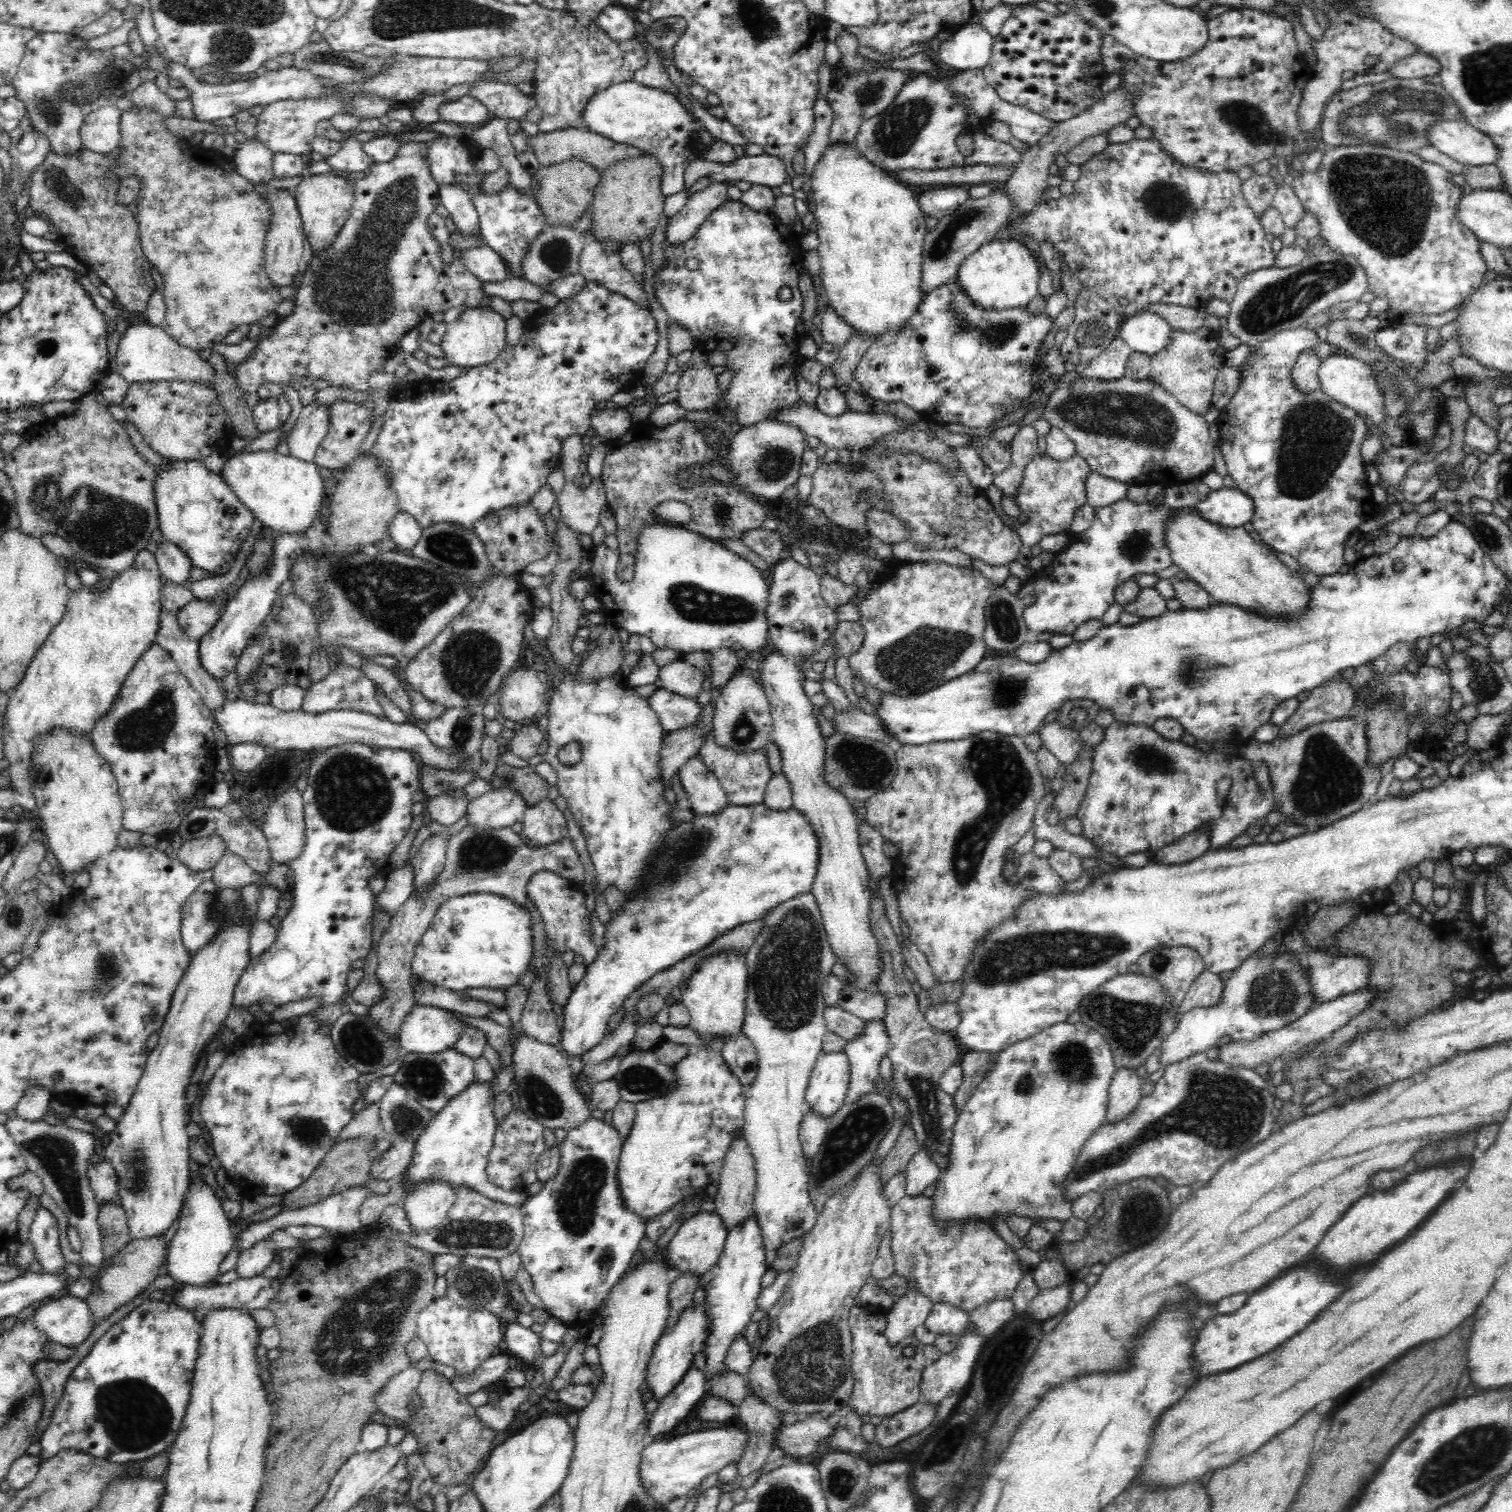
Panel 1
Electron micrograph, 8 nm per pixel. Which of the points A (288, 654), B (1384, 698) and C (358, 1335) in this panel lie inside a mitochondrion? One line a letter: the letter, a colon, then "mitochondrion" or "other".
A: mitochondrion
B: other
C: mitochondrion

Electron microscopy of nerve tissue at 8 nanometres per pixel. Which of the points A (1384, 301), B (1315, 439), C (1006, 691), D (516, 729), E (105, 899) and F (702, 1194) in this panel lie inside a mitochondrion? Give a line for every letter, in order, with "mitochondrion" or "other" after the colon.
A: other
B: mitochondrion
C: mitochondrion
D: other
E: other
F: other

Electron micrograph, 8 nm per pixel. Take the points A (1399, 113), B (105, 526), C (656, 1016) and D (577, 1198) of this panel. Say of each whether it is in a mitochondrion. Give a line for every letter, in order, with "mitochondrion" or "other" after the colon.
A: mitochondrion
B: mitochondrion
C: other
D: mitochondrion

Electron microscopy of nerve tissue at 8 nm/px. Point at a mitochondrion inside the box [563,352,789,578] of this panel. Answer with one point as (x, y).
(721, 512)

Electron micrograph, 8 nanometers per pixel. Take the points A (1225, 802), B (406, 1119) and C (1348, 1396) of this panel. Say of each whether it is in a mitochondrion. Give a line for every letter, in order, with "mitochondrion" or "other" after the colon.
A: other
B: mitochondrion
C: other

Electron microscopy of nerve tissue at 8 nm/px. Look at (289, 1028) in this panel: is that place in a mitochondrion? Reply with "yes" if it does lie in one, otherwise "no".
no

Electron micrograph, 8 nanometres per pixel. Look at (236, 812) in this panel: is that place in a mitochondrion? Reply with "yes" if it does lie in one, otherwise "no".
no

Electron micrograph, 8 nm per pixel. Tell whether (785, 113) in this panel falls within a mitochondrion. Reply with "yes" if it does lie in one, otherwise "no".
no

